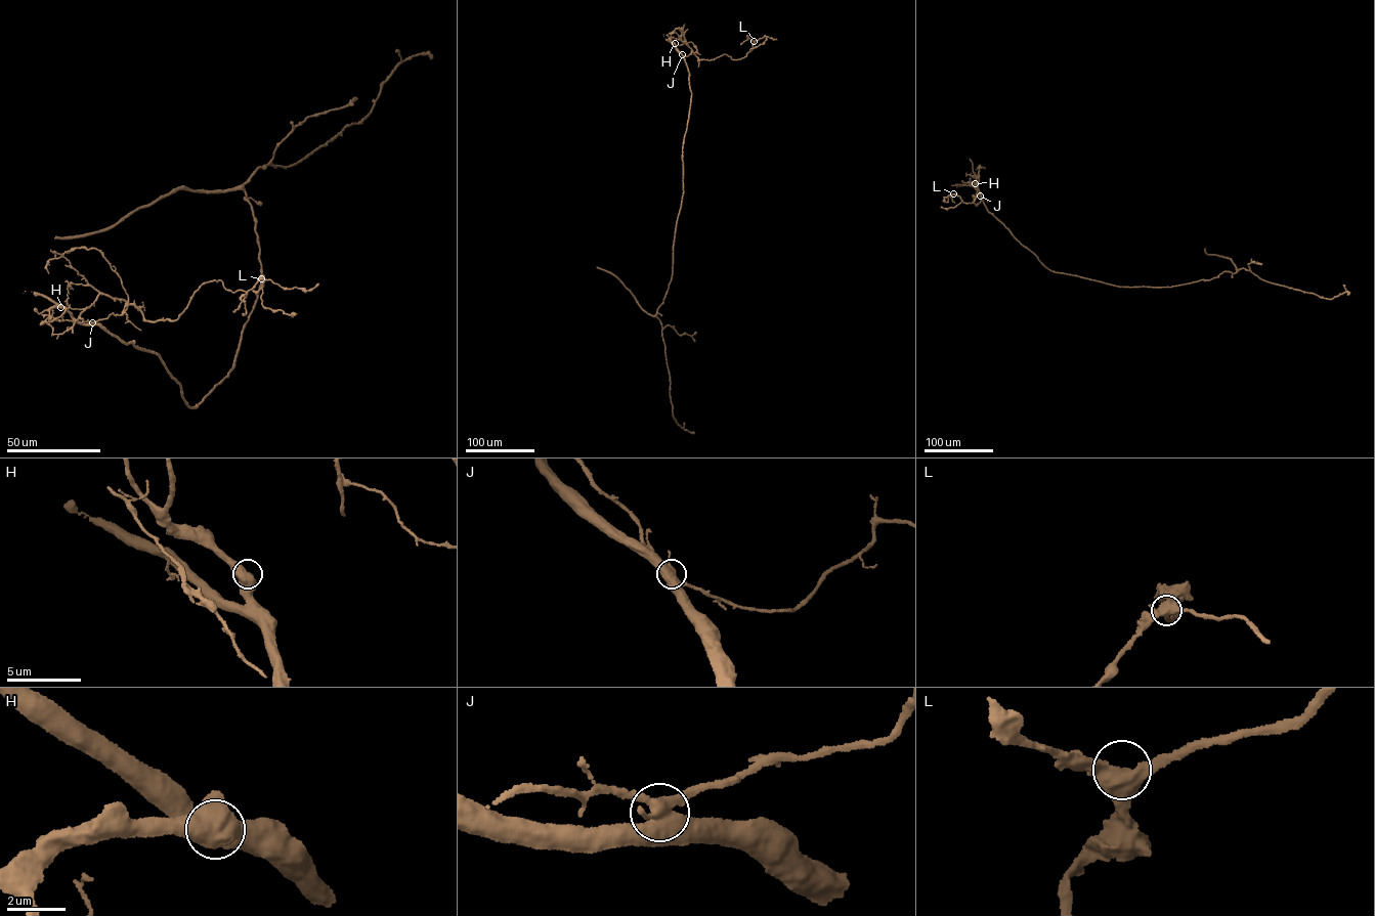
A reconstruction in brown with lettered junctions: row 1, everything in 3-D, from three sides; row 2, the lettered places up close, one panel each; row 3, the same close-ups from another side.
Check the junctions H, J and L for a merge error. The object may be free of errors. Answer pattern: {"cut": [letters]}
{"cut": ["J"]}

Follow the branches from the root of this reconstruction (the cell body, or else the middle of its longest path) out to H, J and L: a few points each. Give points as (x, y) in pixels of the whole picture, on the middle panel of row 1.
H: (681, 203), (682, 149), (691, 94), (688, 69), (675, 43)
J: (681, 203), (682, 149), (691, 94), (689, 72), (682, 54)
L: (681, 203), (691, 94), (682, 55), (693, 52), (699, 60), (710, 60), (725, 54), (739, 59), (754, 41)

